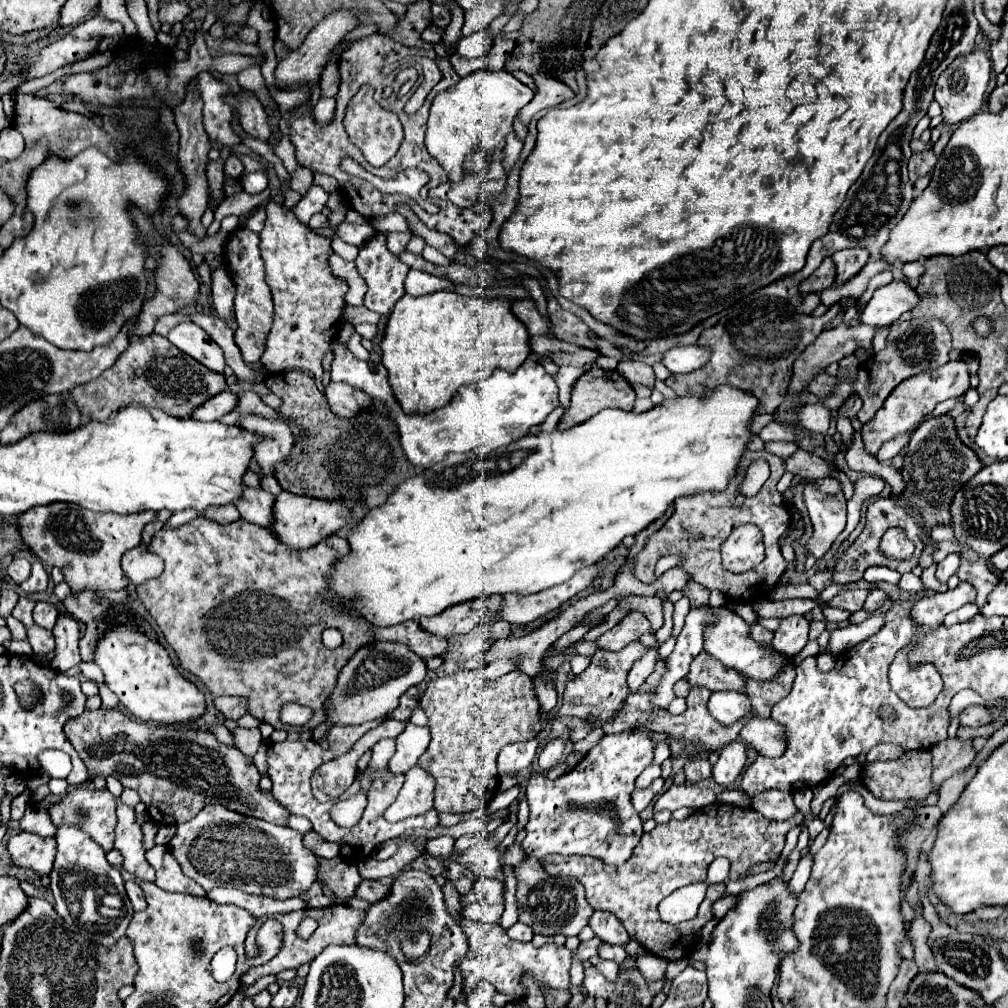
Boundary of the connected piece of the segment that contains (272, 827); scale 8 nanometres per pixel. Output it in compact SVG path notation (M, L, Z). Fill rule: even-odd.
M208 804L192 820L178 824L168 850L178 860L182 872L198 882L204 890L232 886L250 894L264 894L278 900L306 892L316 880L318 868L314 854L302 844L300 832L240 812L236 812L234 822L234 812L220 804ZM234 852L236 864L222 864L234 862Z

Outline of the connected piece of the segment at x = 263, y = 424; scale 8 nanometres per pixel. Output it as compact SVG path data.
M248 416L240 420L242 428L254 430L258 434L266 434L262 444L256 446L256 462L260 464L262 472L266 476L274 476L274 468L288 460L292 448L294 448L294 436L290 428L282 422L272 422L260 416Z

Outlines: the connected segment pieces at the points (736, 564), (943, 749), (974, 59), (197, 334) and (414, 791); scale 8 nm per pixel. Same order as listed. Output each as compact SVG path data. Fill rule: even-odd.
M754 524L736 528L722 544L722 566L728 572L742 574L756 568L764 560L762 532Z
M958 738L944 740L936 744L932 750L932 784L940 786L950 776L964 770L976 756L972 740L962 742Z
M976 50L968 56L958 56L938 78L936 82L936 92L934 92L934 100L940 104L942 108L942 118L944 124L948 126L956 126L968 118L972 118L976 112L980 112L982 102L984 102L984 92L988 88L988 80L990 80L990 72L992 72L992 64L990 58Z
M192 322L178 324L168 332L166 338L188 356L194 356L198 362L204 362L204 366L208 366L210 370L224 372L226 362L224 362L222 348L216 346L216 342L208 338L200 326Z
M414 766L406 774L406 782L396 802L384 812L388 822L400 822L402 818L426 814L434 808L434 780L420 766Z

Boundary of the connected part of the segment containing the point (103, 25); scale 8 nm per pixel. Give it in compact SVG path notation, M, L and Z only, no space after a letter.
M96 14L94 18L78 24L70 34L78 36L78 38L106 38L106 36L114 36L114 34L124 34L124 26L120 22L104 20L102 16Z

